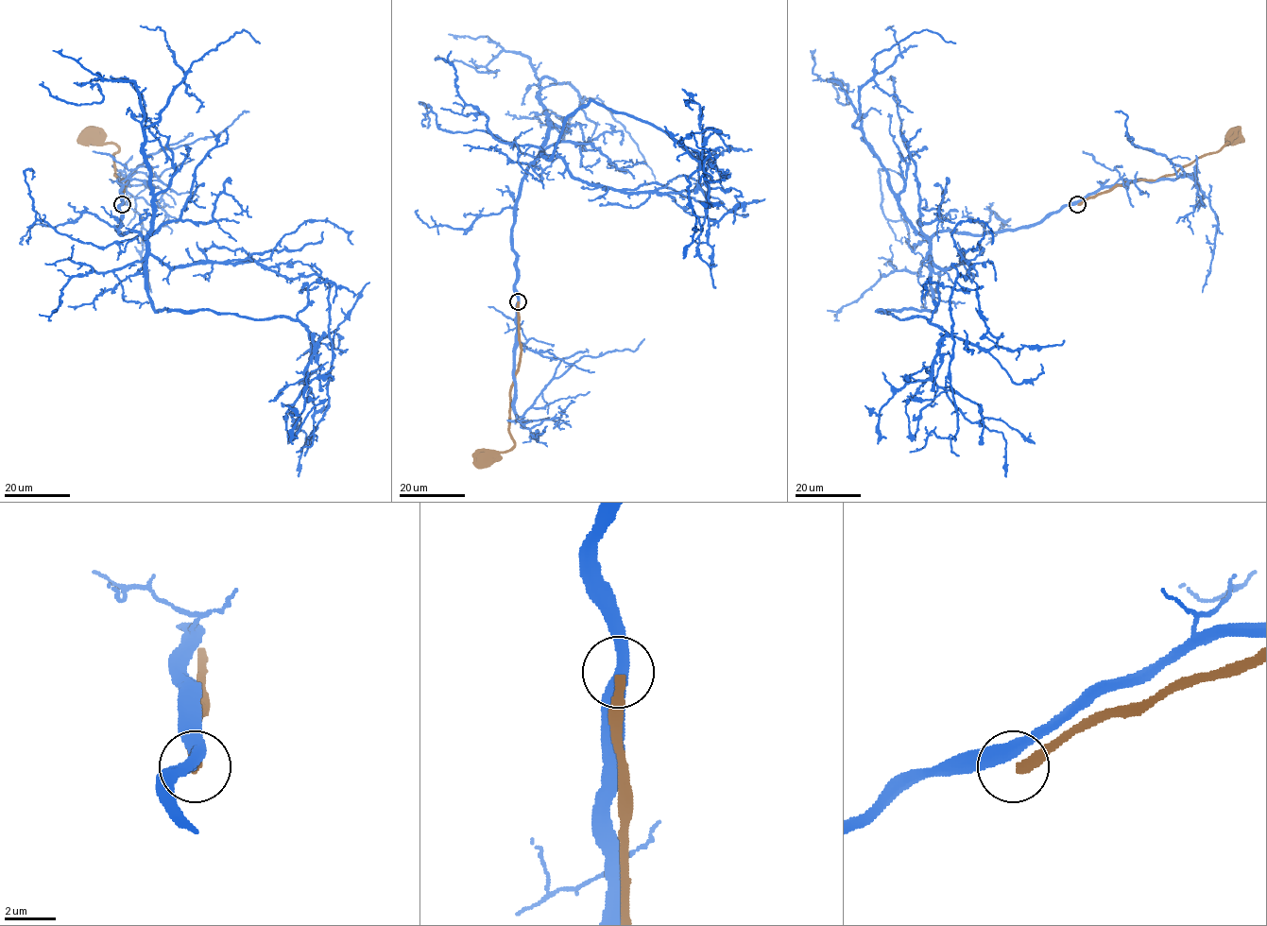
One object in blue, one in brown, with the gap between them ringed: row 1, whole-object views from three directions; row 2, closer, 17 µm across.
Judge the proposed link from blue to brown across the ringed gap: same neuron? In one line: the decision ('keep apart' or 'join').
keep apart

